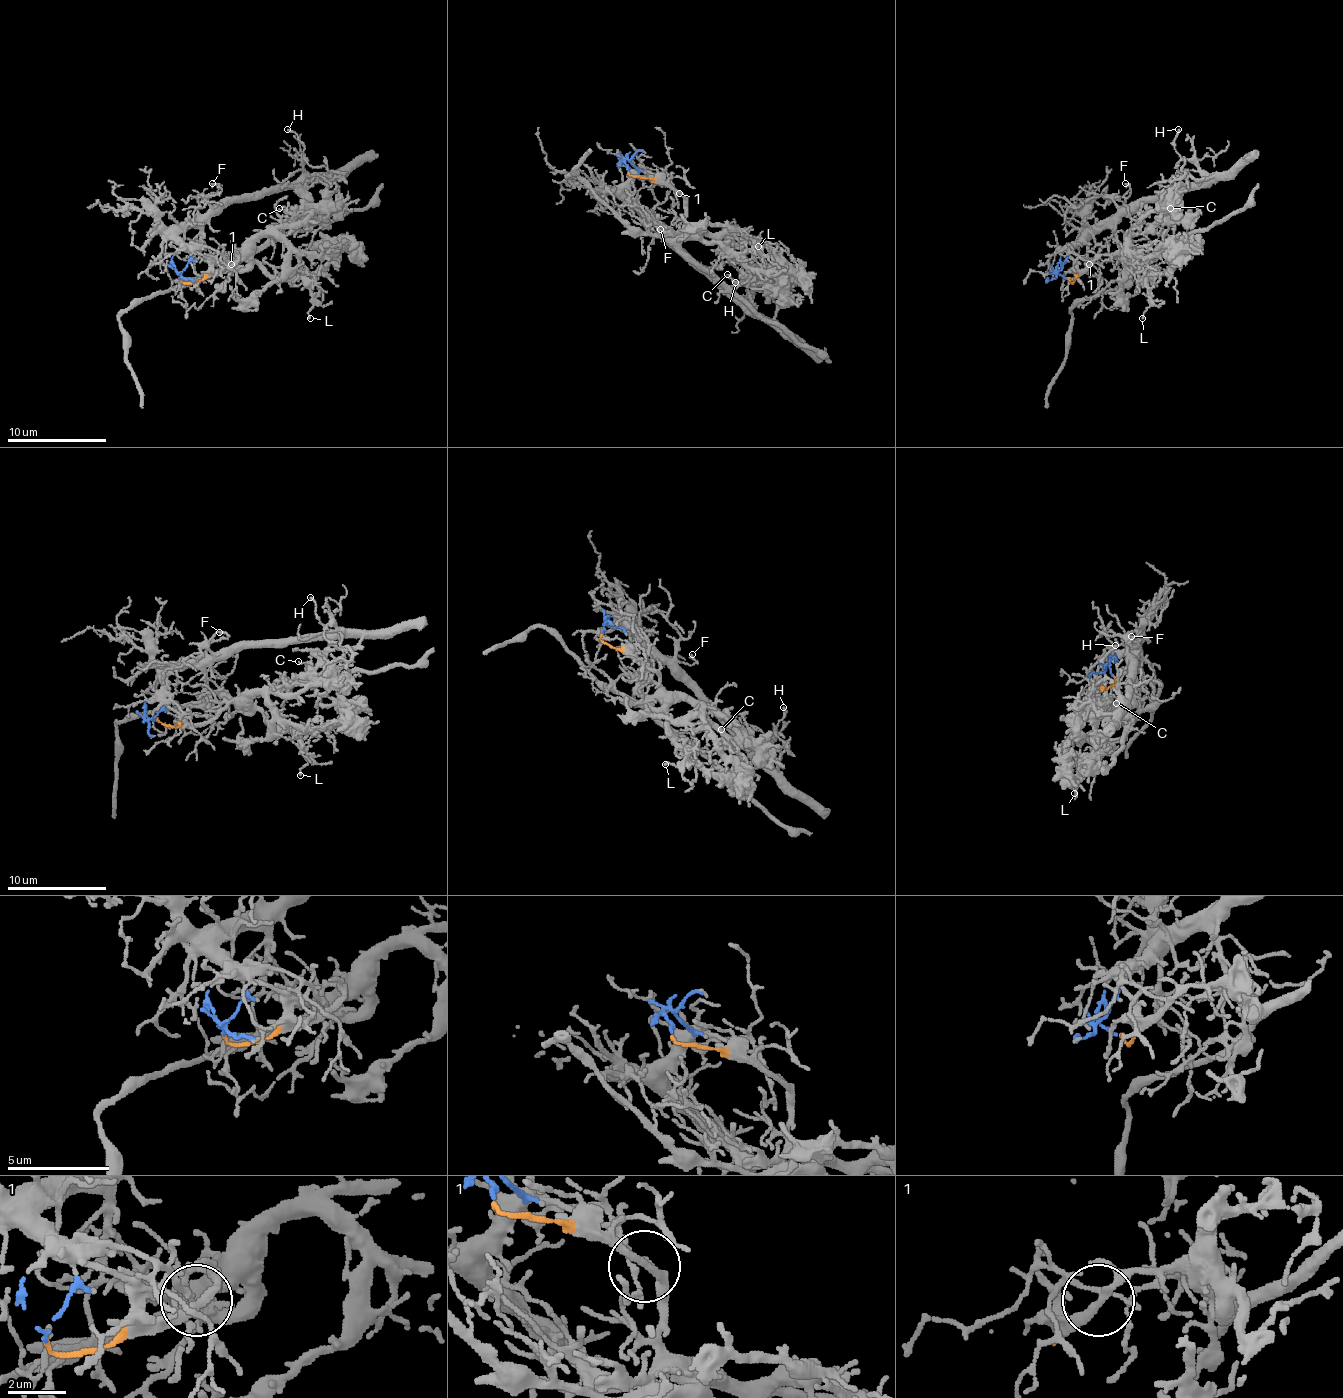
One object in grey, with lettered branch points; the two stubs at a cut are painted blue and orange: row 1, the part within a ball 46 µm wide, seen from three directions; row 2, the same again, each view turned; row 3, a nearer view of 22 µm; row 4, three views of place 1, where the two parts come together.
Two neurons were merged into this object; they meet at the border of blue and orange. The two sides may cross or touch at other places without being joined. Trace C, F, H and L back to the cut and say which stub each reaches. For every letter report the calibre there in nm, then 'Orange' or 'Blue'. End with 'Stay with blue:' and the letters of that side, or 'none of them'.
C: Thickness 100 nm. Orange
F: Thickness 150 nm. Blue
H: Thickness 140 nm. Blue
L: Thickness 130 nm. Orange
Stay with blue: F, H

